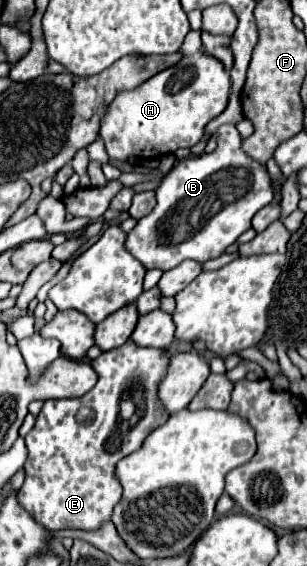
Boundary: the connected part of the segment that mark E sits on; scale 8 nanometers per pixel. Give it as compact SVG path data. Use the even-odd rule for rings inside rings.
M128 339L124 345L104 351L100 357L96 357L90 365L98 373L98 383L92 391L78 399L50 399L44 401L42 411L36 417L34 429L26 435L26 481L18 491L18 501L26 511L30 511L44 527L52 531L60 529L98 529L104 521L110 519L114 505L122 497L122 487L114 479L114 465L124 459L126 455L140 449L142 441L150 431L160 427L170 415L164 411L162 403L158 401L158 385L166 375L170 357L162 349L152 347L140 347L132 339ZM130 399L136 405L136 411L132 415L130 425L122 425L120 421L120 401Z

